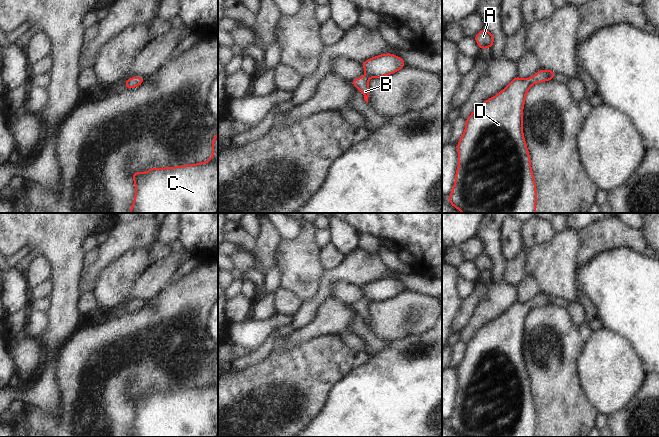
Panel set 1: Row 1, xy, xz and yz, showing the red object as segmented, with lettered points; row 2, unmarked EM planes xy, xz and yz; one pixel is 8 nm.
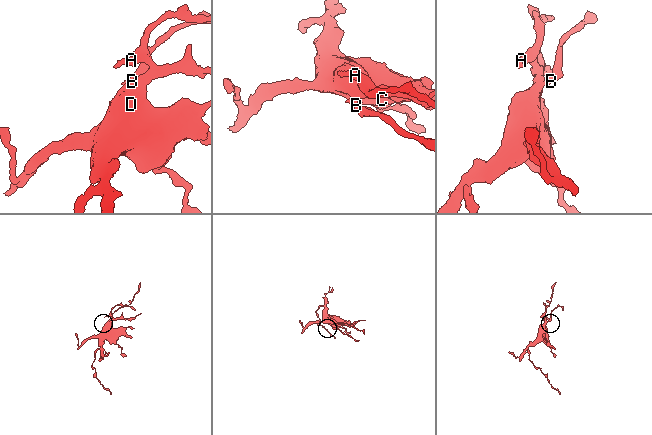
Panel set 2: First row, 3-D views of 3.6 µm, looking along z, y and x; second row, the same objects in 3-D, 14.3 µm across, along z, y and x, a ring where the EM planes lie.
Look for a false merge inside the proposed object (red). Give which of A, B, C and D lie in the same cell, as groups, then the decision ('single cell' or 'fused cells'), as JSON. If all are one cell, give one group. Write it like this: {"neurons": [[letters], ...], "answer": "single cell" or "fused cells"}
{"neurons": [["A", "B", "C", "D"]], "answer": "single cell"}

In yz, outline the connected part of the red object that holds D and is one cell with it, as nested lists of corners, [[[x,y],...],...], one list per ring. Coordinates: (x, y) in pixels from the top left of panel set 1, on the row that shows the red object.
[[[540,69],[528,79],[517,76],[497,95],[479,105],[466,119],[465,131],[457,143],[459,164],[448,199],[452,206],[463,213],[536,213],[535,178],[523,136],[523,106],[525,96],[534,83],[549,81],[555,75],[552,70]]]

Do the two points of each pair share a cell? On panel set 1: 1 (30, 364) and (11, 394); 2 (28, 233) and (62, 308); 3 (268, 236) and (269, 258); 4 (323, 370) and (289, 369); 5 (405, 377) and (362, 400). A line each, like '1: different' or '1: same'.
1: different
2: same
3: same
4: same
5: same

